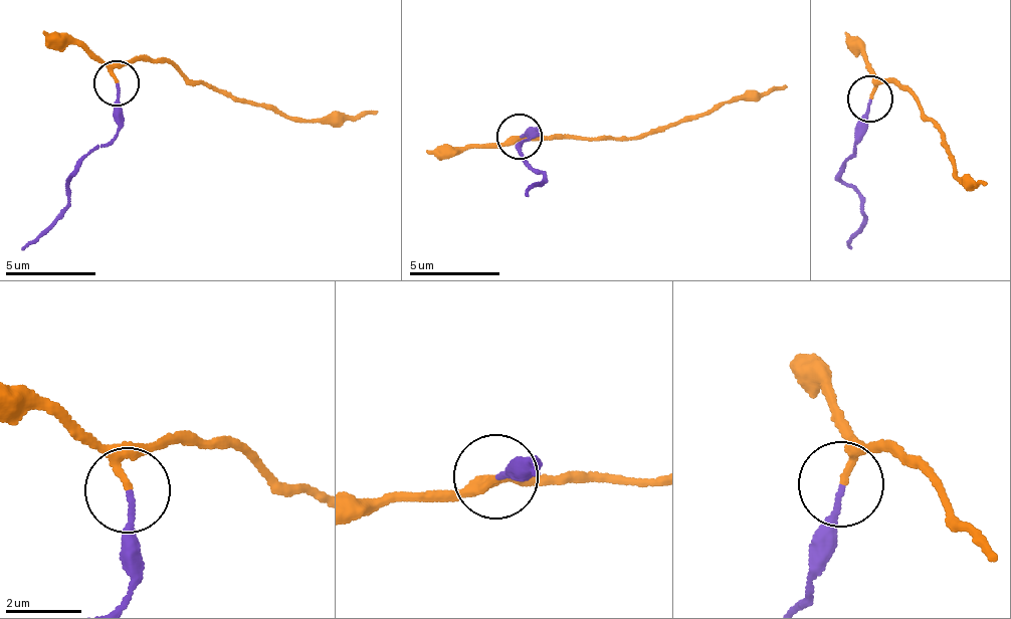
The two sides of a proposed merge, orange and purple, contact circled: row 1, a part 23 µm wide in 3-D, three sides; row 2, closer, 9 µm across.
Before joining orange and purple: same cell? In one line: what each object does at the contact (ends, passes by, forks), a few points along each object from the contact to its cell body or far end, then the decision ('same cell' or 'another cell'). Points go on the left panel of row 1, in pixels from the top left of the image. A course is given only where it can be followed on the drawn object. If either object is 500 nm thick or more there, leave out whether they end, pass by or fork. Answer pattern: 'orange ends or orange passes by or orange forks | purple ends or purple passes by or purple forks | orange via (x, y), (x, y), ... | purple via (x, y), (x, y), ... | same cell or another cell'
orange passes by | purple ends | orange via (118, 81), (116, 72), (131, 62), (168, 58), (195, 82), (226, 88), (294, 119), (378, 115) | purple via (118, 81), (119, 129), (66, 179), (69, 204), (23, 251) | same cell

